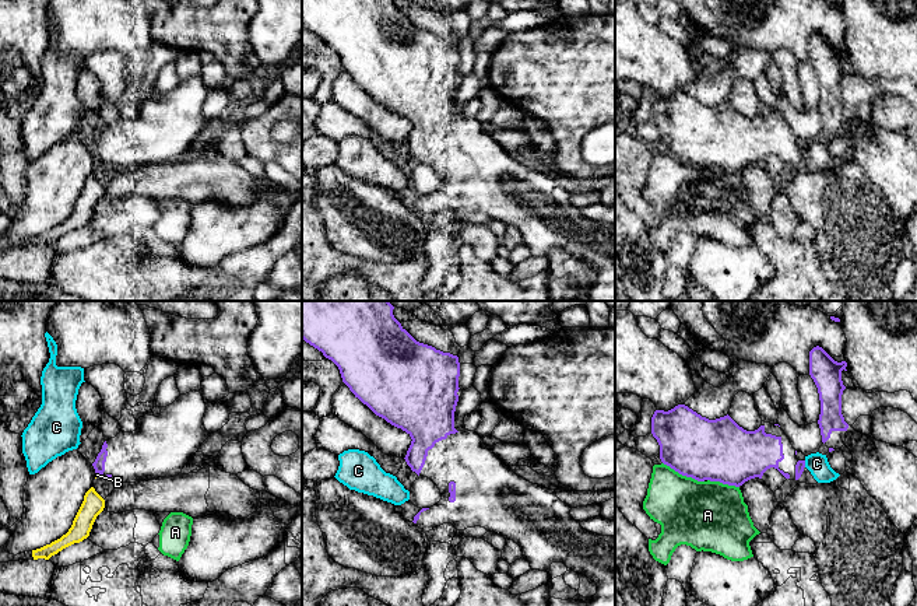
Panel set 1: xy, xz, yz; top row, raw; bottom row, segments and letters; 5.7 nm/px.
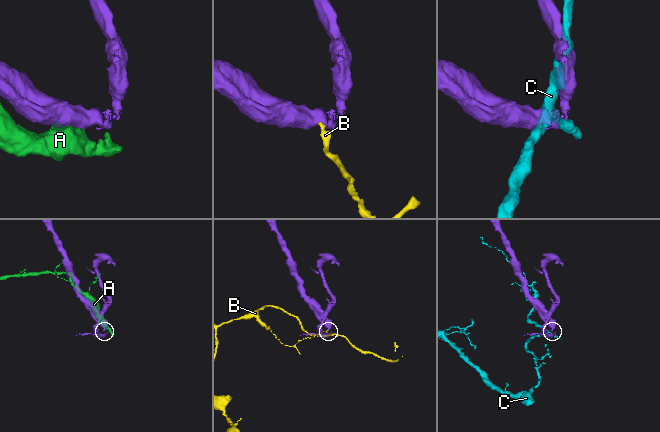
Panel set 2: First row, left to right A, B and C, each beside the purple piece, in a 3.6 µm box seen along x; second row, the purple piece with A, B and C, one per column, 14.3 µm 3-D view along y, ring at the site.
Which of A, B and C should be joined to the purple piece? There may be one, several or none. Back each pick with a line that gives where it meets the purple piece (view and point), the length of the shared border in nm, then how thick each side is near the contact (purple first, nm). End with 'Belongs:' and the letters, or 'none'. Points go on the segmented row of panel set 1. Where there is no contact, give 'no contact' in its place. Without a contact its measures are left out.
Belongs: none

